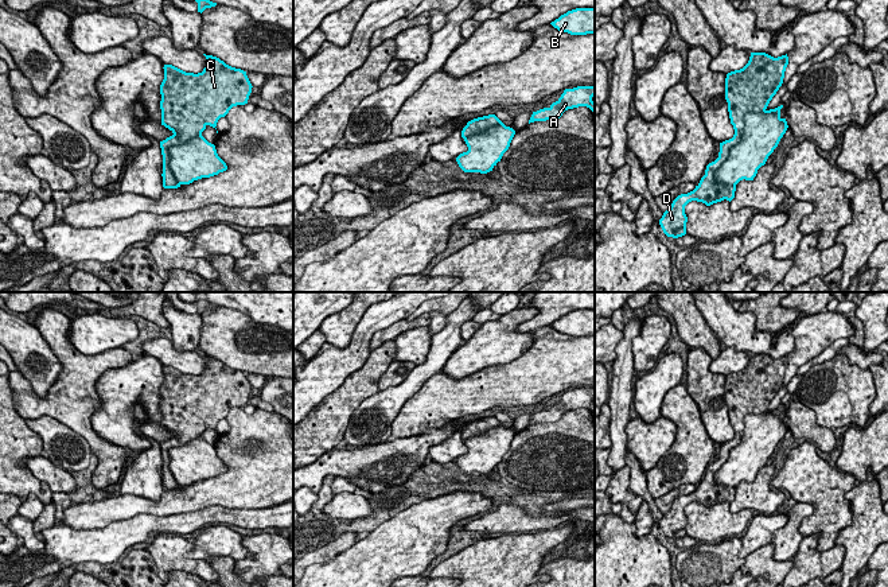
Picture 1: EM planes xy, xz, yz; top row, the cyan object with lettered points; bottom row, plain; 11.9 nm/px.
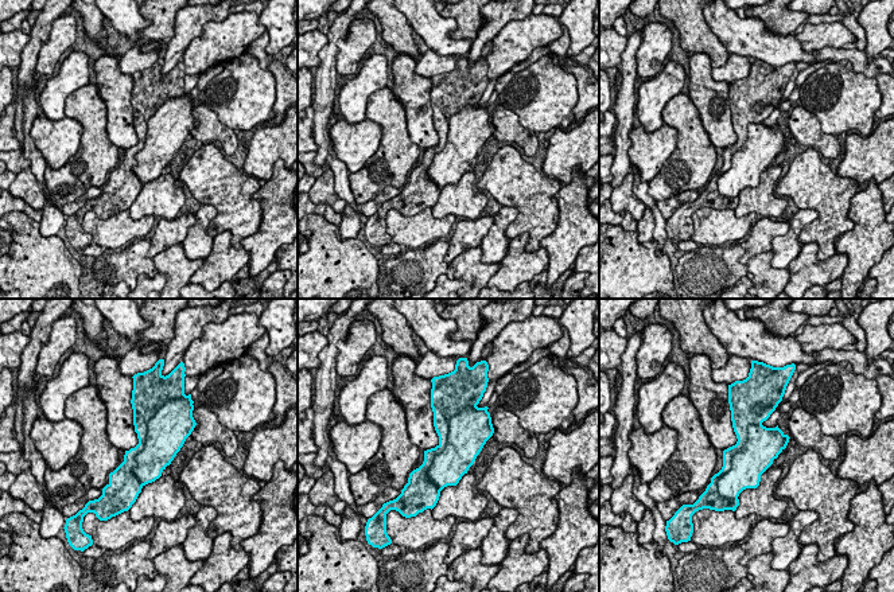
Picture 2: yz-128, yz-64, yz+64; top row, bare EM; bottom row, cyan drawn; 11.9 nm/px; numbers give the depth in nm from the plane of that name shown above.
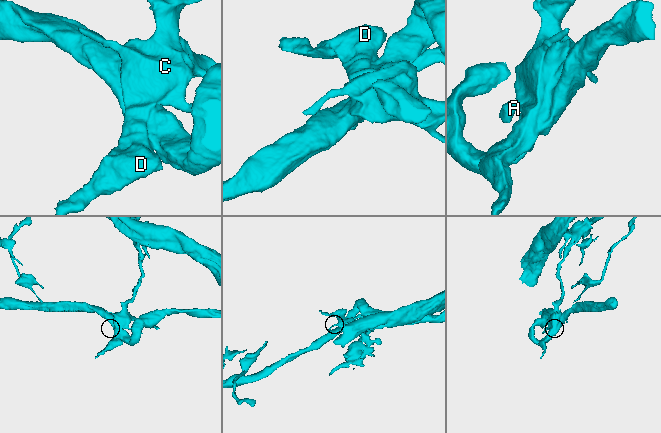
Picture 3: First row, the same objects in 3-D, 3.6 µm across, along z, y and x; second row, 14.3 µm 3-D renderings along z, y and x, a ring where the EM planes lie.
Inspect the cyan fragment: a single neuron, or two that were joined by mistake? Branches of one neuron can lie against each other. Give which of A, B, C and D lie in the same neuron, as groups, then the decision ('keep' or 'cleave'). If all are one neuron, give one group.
A C D / B; cleave

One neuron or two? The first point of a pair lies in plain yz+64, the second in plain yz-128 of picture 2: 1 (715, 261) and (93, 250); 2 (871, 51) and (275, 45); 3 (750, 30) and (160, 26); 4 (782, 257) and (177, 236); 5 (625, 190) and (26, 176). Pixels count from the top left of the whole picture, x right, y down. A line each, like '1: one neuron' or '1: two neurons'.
1: two neurons
2: one neuron
3: two neurons
4: two neurons
5: one neuron

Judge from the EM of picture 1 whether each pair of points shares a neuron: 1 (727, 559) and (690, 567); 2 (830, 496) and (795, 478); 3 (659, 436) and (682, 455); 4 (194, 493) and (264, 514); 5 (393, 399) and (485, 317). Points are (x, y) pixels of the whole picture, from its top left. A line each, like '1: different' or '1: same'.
1: same
2: same
3: different
4: different
5: different

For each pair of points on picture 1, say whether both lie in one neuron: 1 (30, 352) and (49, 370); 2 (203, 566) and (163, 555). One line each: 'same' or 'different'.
1: same
2: same

